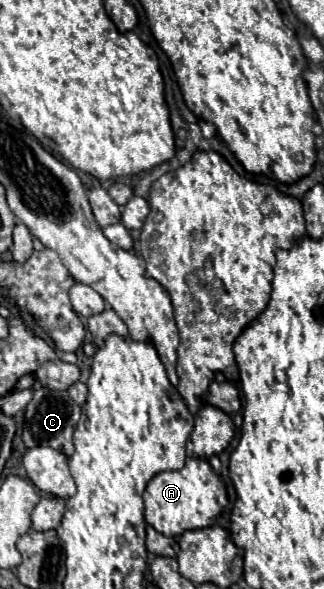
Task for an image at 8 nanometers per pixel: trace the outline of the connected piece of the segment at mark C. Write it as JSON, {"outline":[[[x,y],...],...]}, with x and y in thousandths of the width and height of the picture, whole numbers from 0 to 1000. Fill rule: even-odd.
{"outline":[[[111,657],[105,674],[86,684],[74,708],[80,708],[86,732],[99,735],[99,742],[123,756],[148,756],[160,762],[179,762],[204,776],[216,776],[228,769],[222,735],[228,735],[235,718],[247,711],[247,691],[216,677],[210,664],[160,664],[160,660],[142,660],[142,657]]]}

